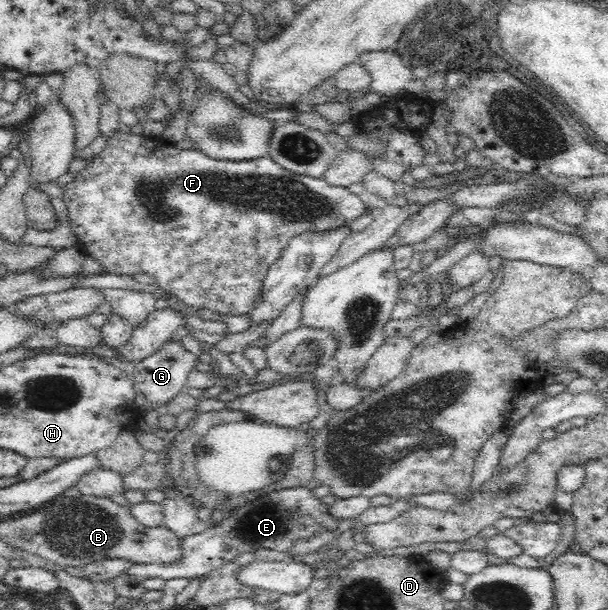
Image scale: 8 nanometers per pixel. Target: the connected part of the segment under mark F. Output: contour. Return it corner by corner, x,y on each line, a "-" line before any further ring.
117,130
117,131
114,131
114,132
113,132
113,133
112,133
112,134
111,134
111,135
110,135
110,139
109,139
109,142
108,142
108,144
107,144
107,147
106,147
106,148
105,148
105,149
104,149
104,150
103,150
103,152
101,152
101,154
99,154
99,155
97,155
97,156
94,156
94,157
93,157
93,158
89,158
89,160
88,160
88,162
90,162
90,164
89,164
89,167
87,167
87,168
85,168
85,170
81,170
81,172
79,172
79,173
75,173
75,178
74,178
74,181
72,181
72,182
70,182
70,183
67,183
67,184
66,184
66,185
65,185
65,186
63,186
63,189
65,189
65,192
63,192
63,200
64,200
64,201
65,201
65,202
66,202
66,204
67,204
67,206
68,206
68,210
69,210
69,214
70,214
70,225
69,225
69,226
71,226
71,228
72,228
72,230
73,230
73,232
74,232
74,234
75,234
75,235
76,235
76,240
77,240
77,246
78,246
78,247
79,247
79,248
81,248
81,250
83,250
83,251
84,251
84,253
85,253
85,254
89,254
89,255
90,255
90,256
92,256
92,257
93,257
93,258
94,258
94,259
95,259
95,260
96,260
96,261
97,261
97,262
98,262
98,263
99,263
99,264
100,264
100,266
102,266
102,267
103,267
103,268
105,268
105,270
106,270
106,272
107,272
107,273
111,273
111,274
113,274
113,273
115,273
115,274
129,274
129,275
134,275
134,274
138,274
138,273
139,273
139,272
142,272
142,273
145,273
145,274
151,274
151,276
155,276
155,278
156,278
156,283
155,283
155,284
156,284
156,285
157,285
157,286
159,286
159,288
162,288
162,289
163,289
163,290
164,290
164,291
166,291
166,292
168,292
168,293
169,293
169,294
170,294
170,295
173,295
173,297
177,297
177,298
178,298
178,299
179,299
179,300
181,300
181,301
183,301
183,303
185,303
185,304
186,304
186,305
187,305
187,306
188,306
188,307
189,307
189,306
192,306
192,307
193,307
193,308
194,308
194,309
205,309
205,310
210,310
210,311
211,311
211,312
216,312
216,313
219,313
219,314
221,314
221,315
222,315
222,314
223,314
223,315
224,315
224,314
232,314
232,315
233,315
233,316
237,316
237,315
238,315
238,314
239,314
239,315
240,315
240,314
246,314
246,315
247,315
247,314
248,314
248,312
249,312
249,310
251,310
251,309
253,309
253,308
254,308
254,305
255,305
255,304
256,304
256,301
257,301
257,303
259,303
259,302
260,302
260,299
261,299
261,298
262,298
262,295
263,295
263,289
261,289
261,288
263,288
263,280
265,280
265,276
266,276
266,274
267,274
267,272
268,272
268,270
269,270
269,267
270,267
270,266
271,266
271,265
272,265
272,264
273,264
273,263
274,263
274,262
275,262
275,261
277,261
277,260
278,260
278,256
279,256
279,253
280,253
280,252
281,252
281,251
282,251
282,250
283,250
283,247
284,247
284,246
285,246
285,245
287,245
287,244
288,244
288,242
289,242
289,239
290,239
290,238
293,238
293,235
296,235
296,234
299,234
299,233
302,233
302,232
305,232
305,231
324,231
324,230
329,230
329,229
332,229
332,228
333,228
333,227
334,227
334,226
341,226
341,225
351,225
351,222
353,222
353,220
354,220
354,219
355,219
355,218
357,218
357,217
358,217
358,216
360,216
360,215
361,215
361,214
363,214
363,212
365,212
365,211
366,211
366,210
368,210
368,209
373,209
373,208
372,208
372,207
371,207
371,206
370,206
370,207
369,207
369,208
367,208
367,209
365,209
365,207
364,207
364,206
363,206
363,203
361,203
361,201
360,201
360,200
359,200
359,197
358,197
358,196
357,196
357,195
355,195
355,194
352,194
352,193
349,193
349,191
348,191
348,190
347,190
347,188
345,188
345,187
343,187
343,186
331,186
331,185
330,185
330,184
329,184
329,183
328,183
328,182
327,182
327,181
326,181
326,180
325,180
325,179
323,179
323,178
313,178
313,177
310,177
310,176
305,176
305,175
304,175
304,174
301,174
301,175
300,175
300,174
295,174
295,173
291,173
291,172
289,172
289,171
287,171
287,170
285,170
285,169
283,169
283,168
281,168
281,166
279,166
279,165
277,165
277,164
276,164
276,163
275,163
275,162
274,162
274,161
273,161
273,160
272,160
272,159
271,159
271,158
270,158
270,157
263,157
263,158
255,158
255,159
253,159
253,160
249,160
249,161
233,161
233,160
218,160
218,159
217,159
217,158
212,158
212,157
211,157
211,156
208,156
208,155
207,155
207,154
204,154
204,153
203,153
203,152
202,152
202,151
201,151
201,150
195,150
195,149
194,149
194,150
179,150
179,148
176,148
176,146
175,146
175,144
170,144
170,145
167,145
167,146
164,146
164,145
163,145
163,144
159,144
159,142
157,142
157,140
154,140
154,139
149,139
149,138
146,138
146,137
144,137
144,135
134,135
134,134
133,134
133,133
129,133
129,134
128,134
128,135
125,135
125,134
122,134
122,133
119,133
119,131
118,131
118,130

